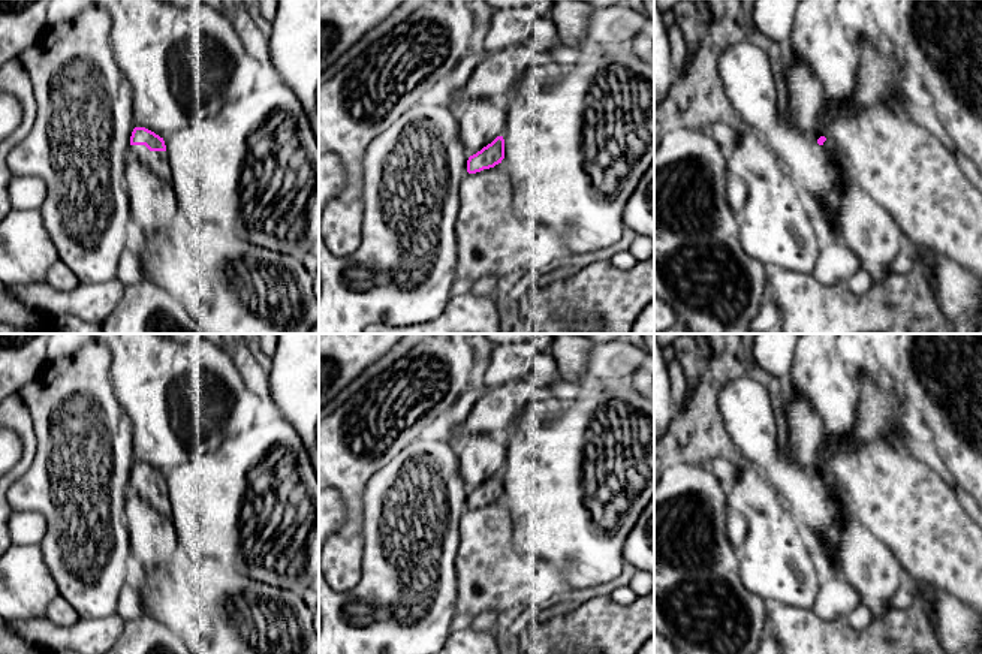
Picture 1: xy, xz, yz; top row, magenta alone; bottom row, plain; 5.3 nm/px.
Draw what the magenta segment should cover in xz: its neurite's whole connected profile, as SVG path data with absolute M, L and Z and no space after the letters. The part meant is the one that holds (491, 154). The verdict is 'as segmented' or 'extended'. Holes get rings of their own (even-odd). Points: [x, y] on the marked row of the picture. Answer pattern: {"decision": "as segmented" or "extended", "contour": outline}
{"decision": "as segmented", "contour": "M497 136L491 144L484 147L476 154L470 156L467 160L467 172L476 174L484 169L494 168L501 163L504 159L504 139L503 136Z"}

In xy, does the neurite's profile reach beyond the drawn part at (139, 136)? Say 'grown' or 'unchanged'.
grown

